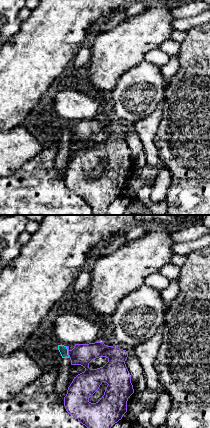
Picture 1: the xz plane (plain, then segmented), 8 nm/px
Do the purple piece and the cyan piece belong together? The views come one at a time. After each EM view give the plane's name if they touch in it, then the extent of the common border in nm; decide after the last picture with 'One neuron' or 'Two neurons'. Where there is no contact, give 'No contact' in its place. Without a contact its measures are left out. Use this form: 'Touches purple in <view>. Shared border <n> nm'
Touches purple in xz. Shared border 100 nm

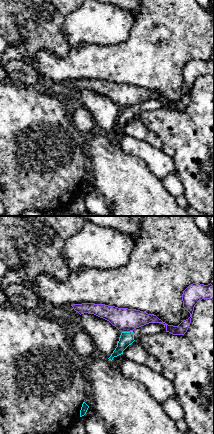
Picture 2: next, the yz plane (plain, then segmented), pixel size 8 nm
Touches purple in yz. Shared border 100 nm

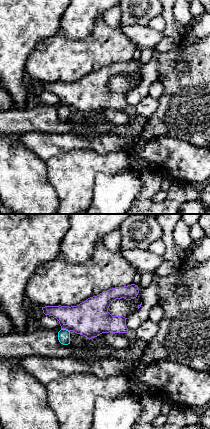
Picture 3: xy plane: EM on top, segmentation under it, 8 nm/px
Touches purple in xy. Shared border 80 nm

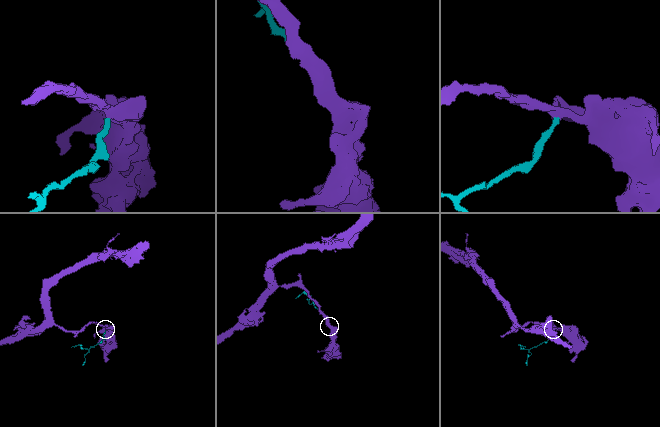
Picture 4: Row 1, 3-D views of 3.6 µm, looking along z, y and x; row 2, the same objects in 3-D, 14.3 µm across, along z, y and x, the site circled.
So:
Two neurons

